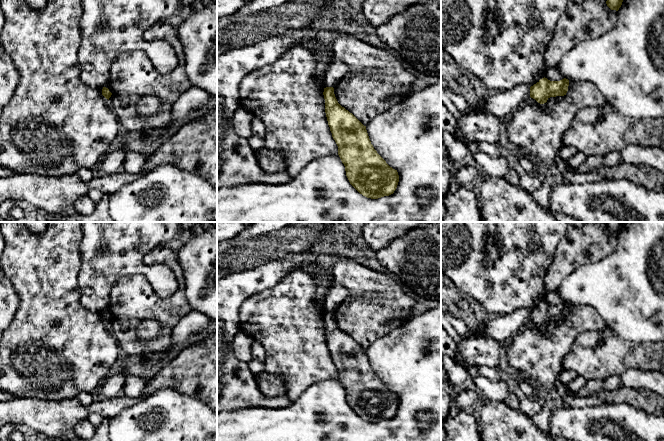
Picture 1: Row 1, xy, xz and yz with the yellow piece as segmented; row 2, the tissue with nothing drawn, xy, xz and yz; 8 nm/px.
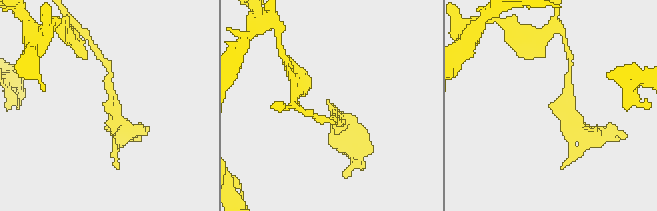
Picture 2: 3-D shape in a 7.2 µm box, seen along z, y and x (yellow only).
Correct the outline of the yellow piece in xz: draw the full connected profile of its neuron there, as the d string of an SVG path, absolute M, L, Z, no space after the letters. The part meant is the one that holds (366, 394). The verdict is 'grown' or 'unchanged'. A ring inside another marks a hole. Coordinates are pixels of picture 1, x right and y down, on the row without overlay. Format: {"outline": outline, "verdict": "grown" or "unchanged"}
{"outline": "M333 311L324 312L323 319L328 349L350 408L371 423L393 418L398 396L374 373L366 350L338 327Z", "verdict": "unchanged"}

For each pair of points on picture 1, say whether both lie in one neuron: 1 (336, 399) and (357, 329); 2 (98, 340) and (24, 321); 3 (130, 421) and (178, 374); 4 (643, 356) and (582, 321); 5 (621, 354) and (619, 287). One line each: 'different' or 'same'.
1: different
2: same
3: different
4: different
5: different

